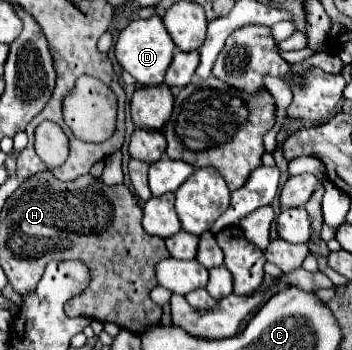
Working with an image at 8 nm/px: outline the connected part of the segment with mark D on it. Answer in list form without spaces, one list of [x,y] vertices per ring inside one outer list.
[[[151,16],[149,20],[133,20],[119,34],[113,52],[115,52],[115,58],[121,64],[121,68],[125,72],[129,72],[141,86],[157,86],[157,84],[163,84],[165,72],[167,72],[173,52],[175,52],[175,44],[171,40],[169,32],[165,30],[161,18]]]

